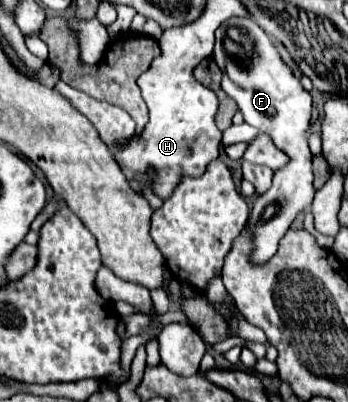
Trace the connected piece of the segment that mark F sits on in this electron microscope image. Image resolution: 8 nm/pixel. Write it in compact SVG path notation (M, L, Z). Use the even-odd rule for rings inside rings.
M230 18L218 28L212 60L222 70L222 90L238 104L238 110L244 114L244 122L268 134L276 144L276 148L290 158L286 166L274 172L272 188L256 198L250 218L246 222L246 226L252 228L256 236L256 250L252 254L252 262L262 264L276 254L276 246L282 234L286 234L294 218L300 212L304 212L304 208L310 208L314 200L312 154L308 148L308 134L306 134L310 122L312 98L302 88L292 68L282 60L278 48L268 38L268 34L252 18ZM228 28L242 28L250 36L250 42L254 44L254 56L250 60L250 66L242 66L226 52L224 40L228 36Z

